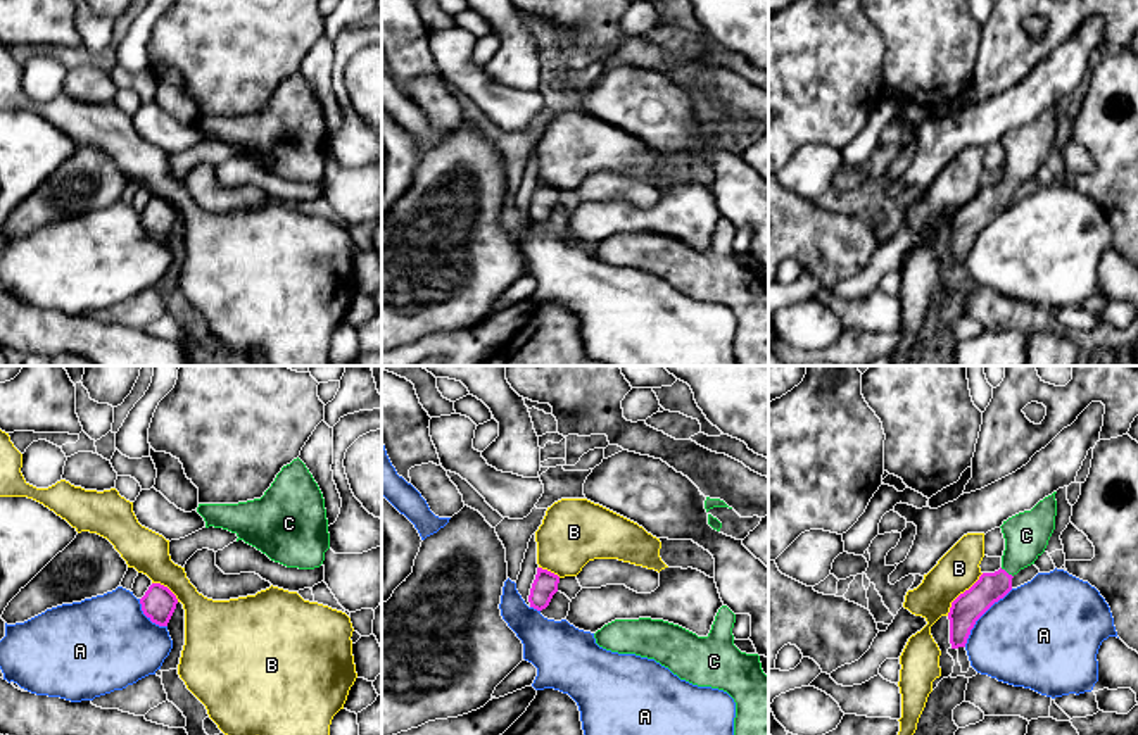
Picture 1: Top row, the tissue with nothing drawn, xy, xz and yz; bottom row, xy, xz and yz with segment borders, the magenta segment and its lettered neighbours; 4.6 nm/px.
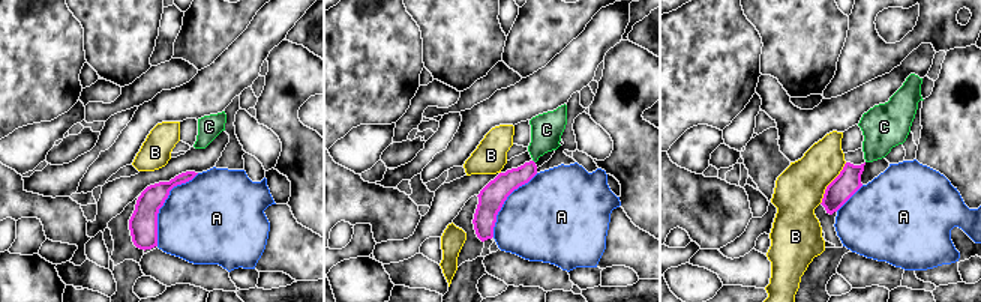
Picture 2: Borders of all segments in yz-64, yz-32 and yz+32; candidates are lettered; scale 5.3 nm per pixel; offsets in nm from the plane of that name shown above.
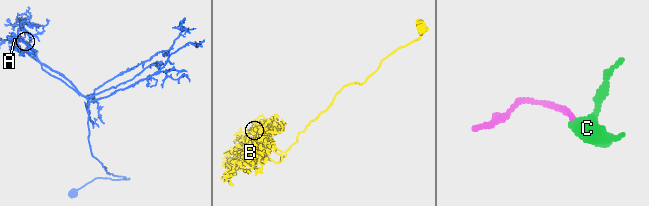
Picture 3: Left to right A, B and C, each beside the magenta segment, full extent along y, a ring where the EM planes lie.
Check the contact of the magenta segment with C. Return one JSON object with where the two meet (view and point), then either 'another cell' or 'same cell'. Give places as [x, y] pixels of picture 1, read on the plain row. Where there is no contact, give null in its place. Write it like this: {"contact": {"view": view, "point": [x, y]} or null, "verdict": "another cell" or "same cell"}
{"contact": {"view": "yz", "point": [1005, 185]}, "verdict": "same cell"}

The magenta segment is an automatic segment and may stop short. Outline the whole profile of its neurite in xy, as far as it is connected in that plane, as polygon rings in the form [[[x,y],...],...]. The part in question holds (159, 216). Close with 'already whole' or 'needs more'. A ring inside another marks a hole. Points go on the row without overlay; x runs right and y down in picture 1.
[[[152,197],[145,209],[140,212],[143,228],[159,240],[168,240],[178,212],[161,197]]] | already whole

